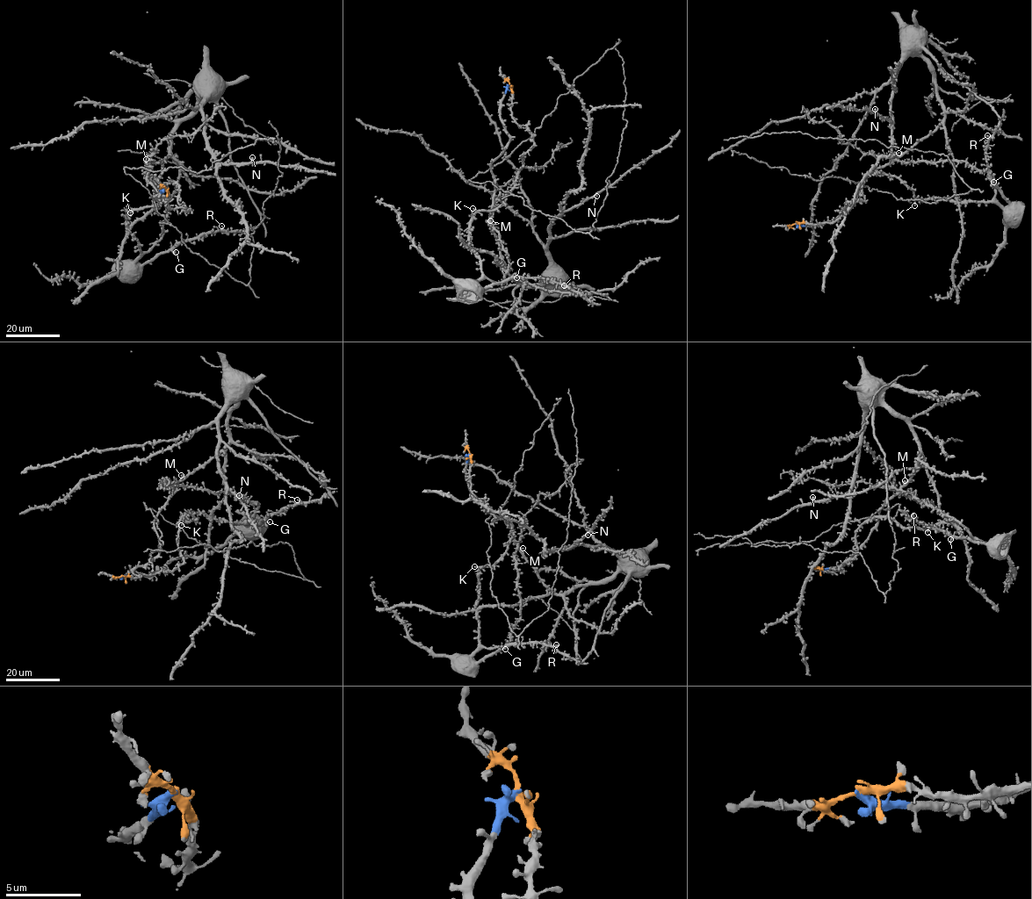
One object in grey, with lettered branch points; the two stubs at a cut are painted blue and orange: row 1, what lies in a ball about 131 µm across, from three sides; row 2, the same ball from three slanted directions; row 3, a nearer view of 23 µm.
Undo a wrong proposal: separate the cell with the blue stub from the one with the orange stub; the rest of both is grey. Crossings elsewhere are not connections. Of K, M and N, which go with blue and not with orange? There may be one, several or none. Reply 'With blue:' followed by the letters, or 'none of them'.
With blue: M, N

